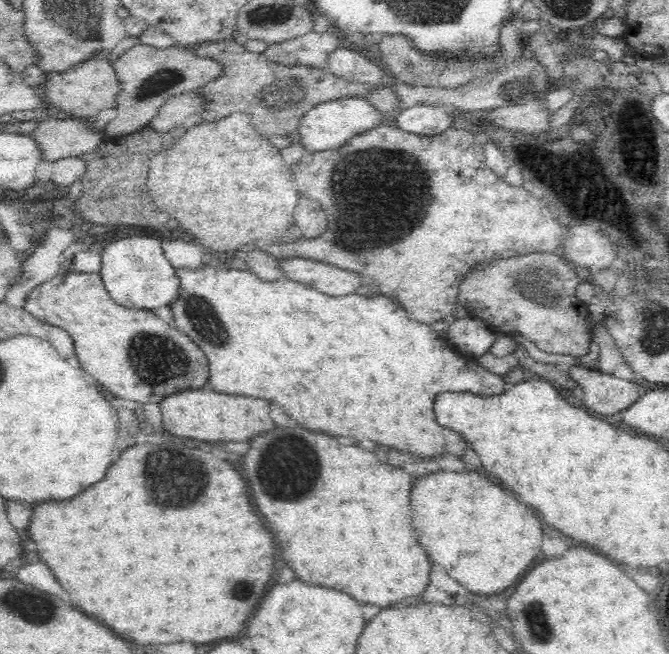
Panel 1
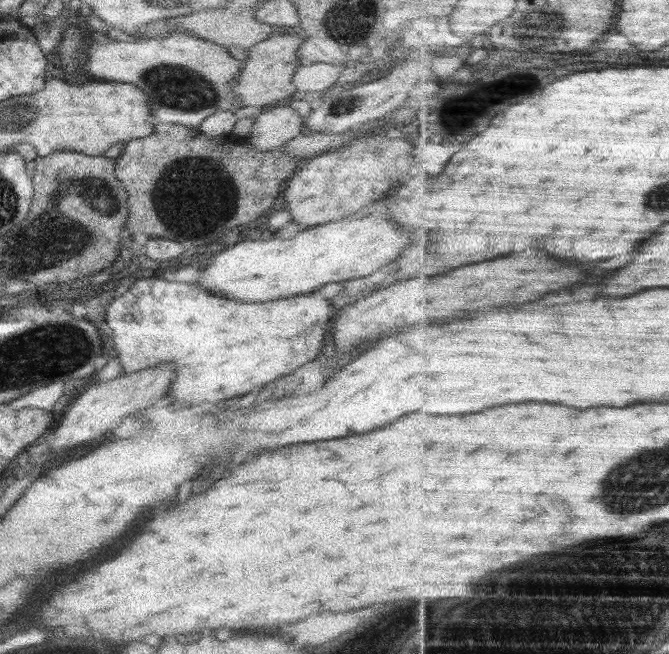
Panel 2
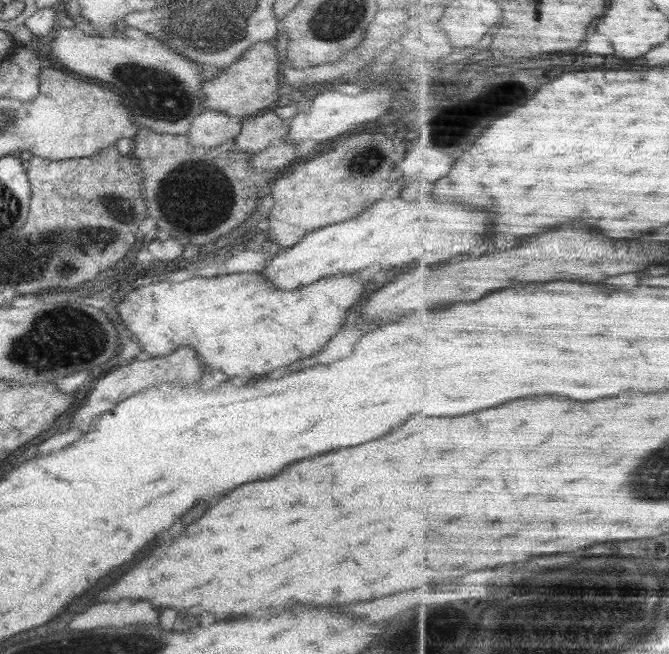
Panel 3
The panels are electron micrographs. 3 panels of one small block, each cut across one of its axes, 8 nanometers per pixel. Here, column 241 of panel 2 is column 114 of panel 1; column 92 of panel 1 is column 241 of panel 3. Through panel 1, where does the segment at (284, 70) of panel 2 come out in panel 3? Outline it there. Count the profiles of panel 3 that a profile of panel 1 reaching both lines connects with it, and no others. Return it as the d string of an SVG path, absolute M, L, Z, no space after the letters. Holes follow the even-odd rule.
M275 41L254 43L230 68L212 80L204 81L201 94L205 110L222 111L226 116L244 119L276 106L278 88L282 81Z

